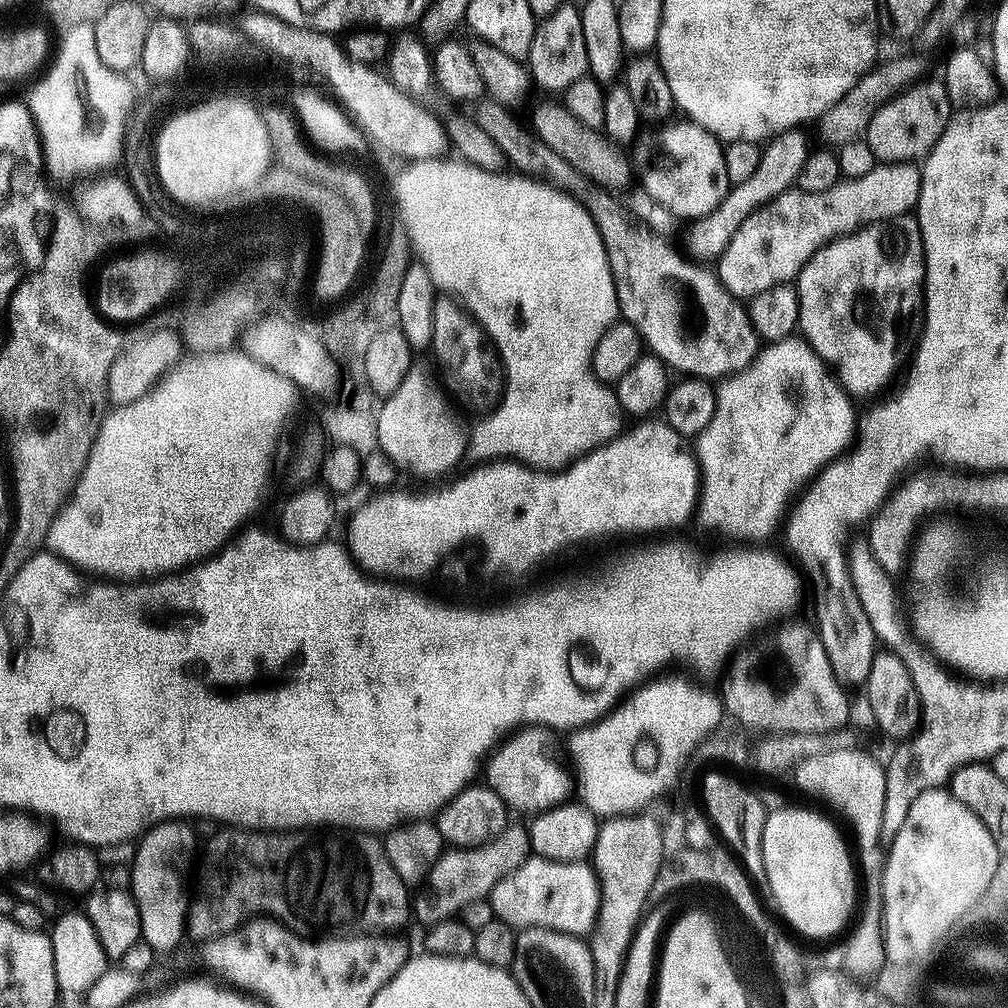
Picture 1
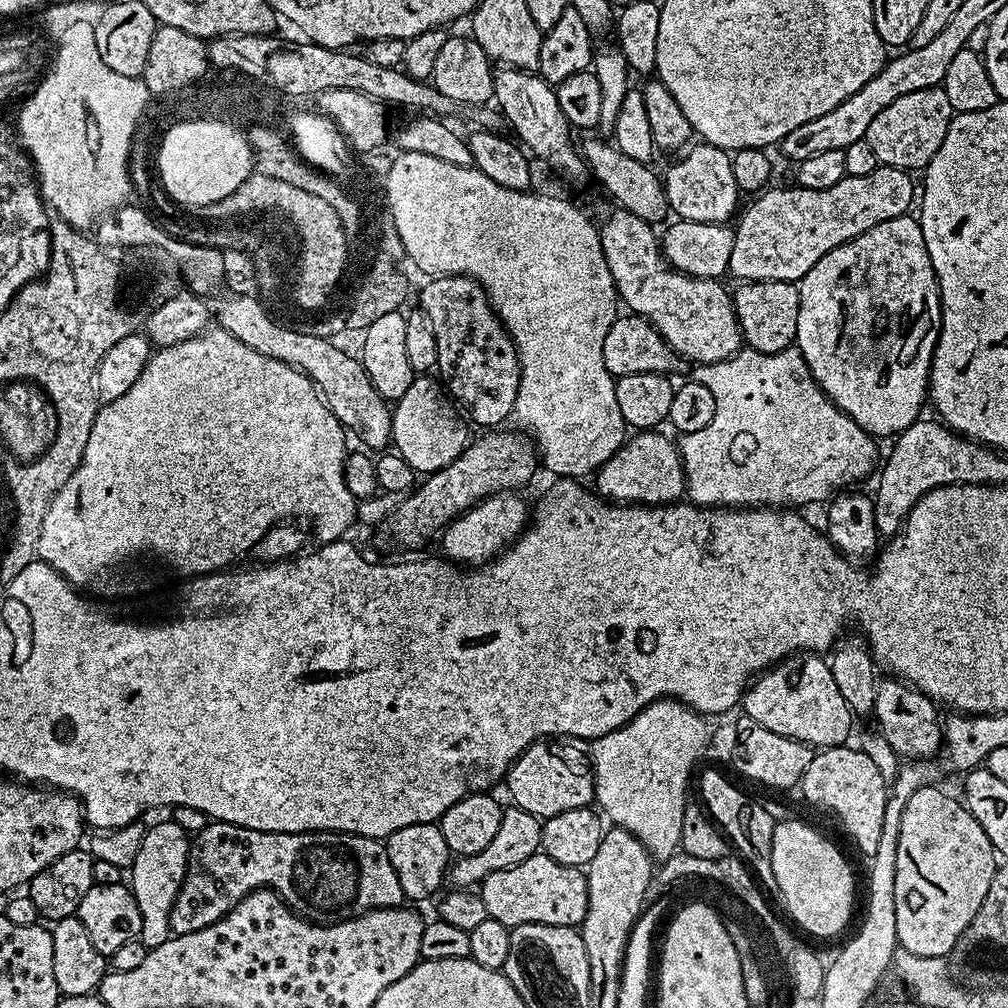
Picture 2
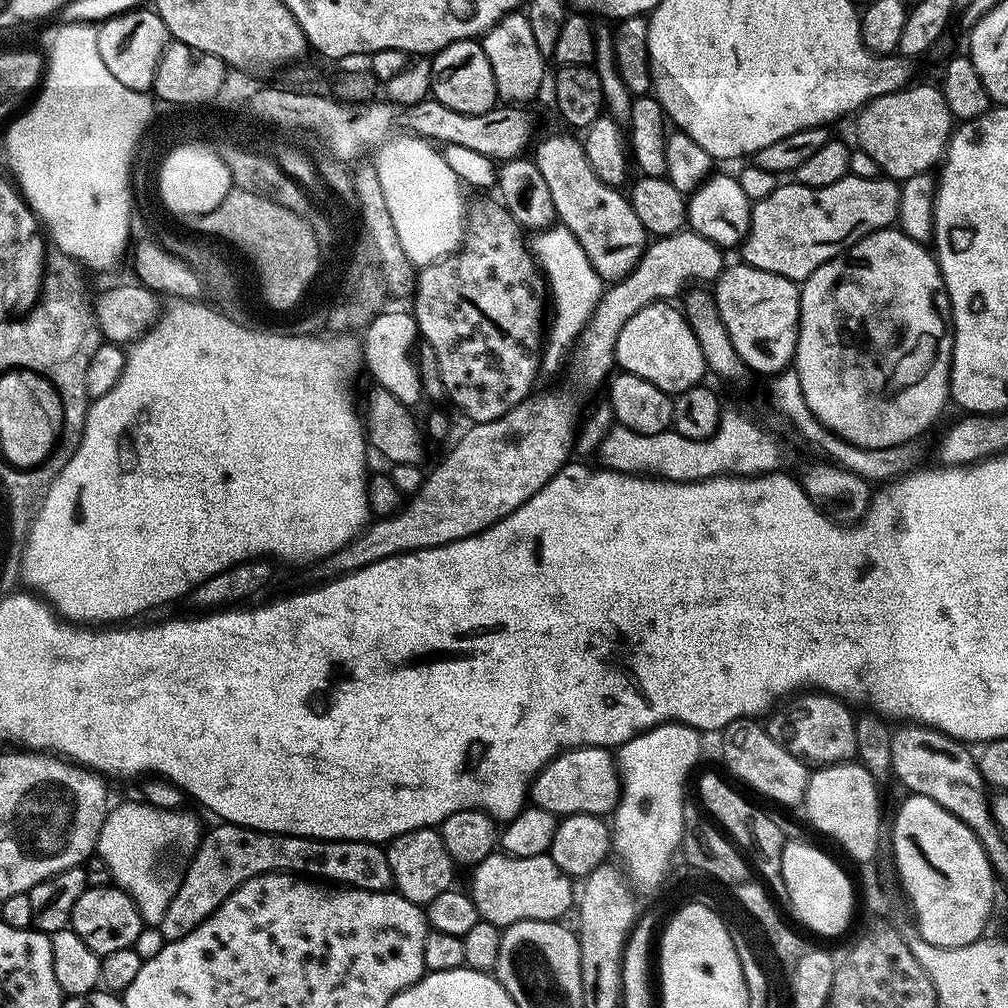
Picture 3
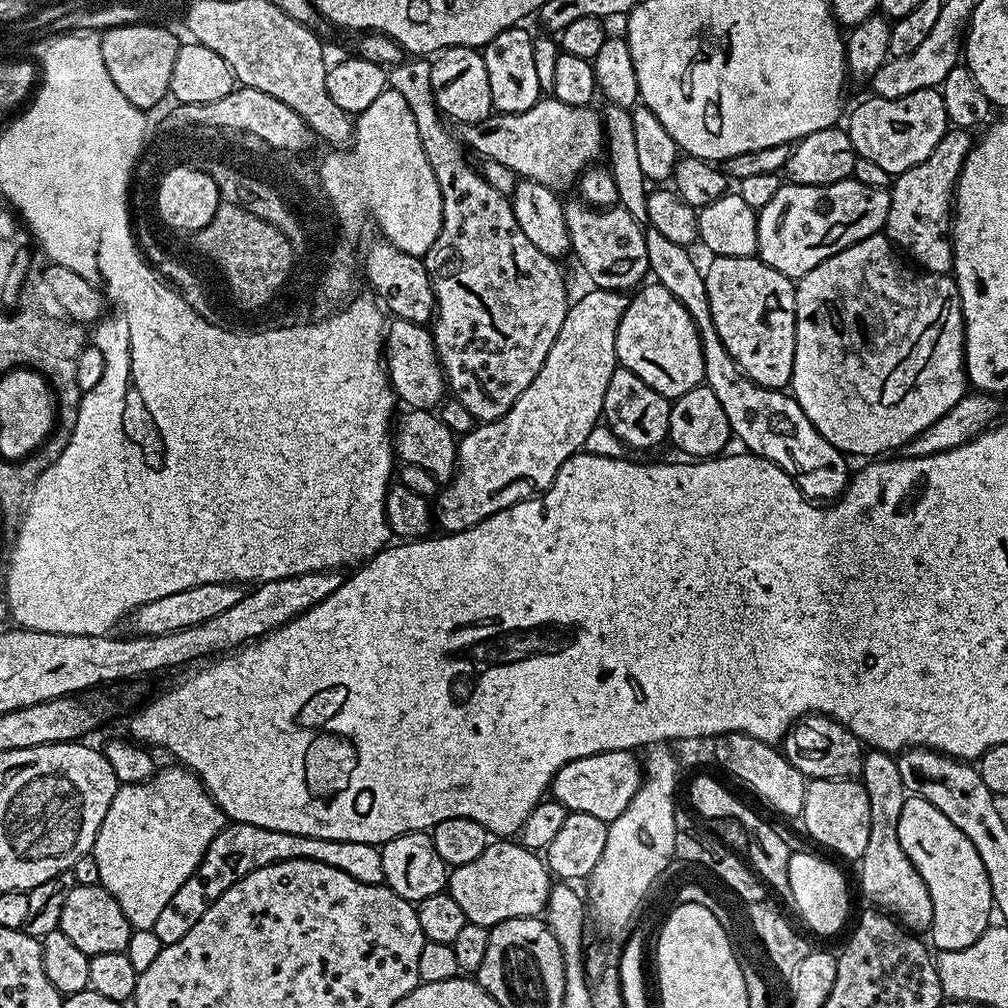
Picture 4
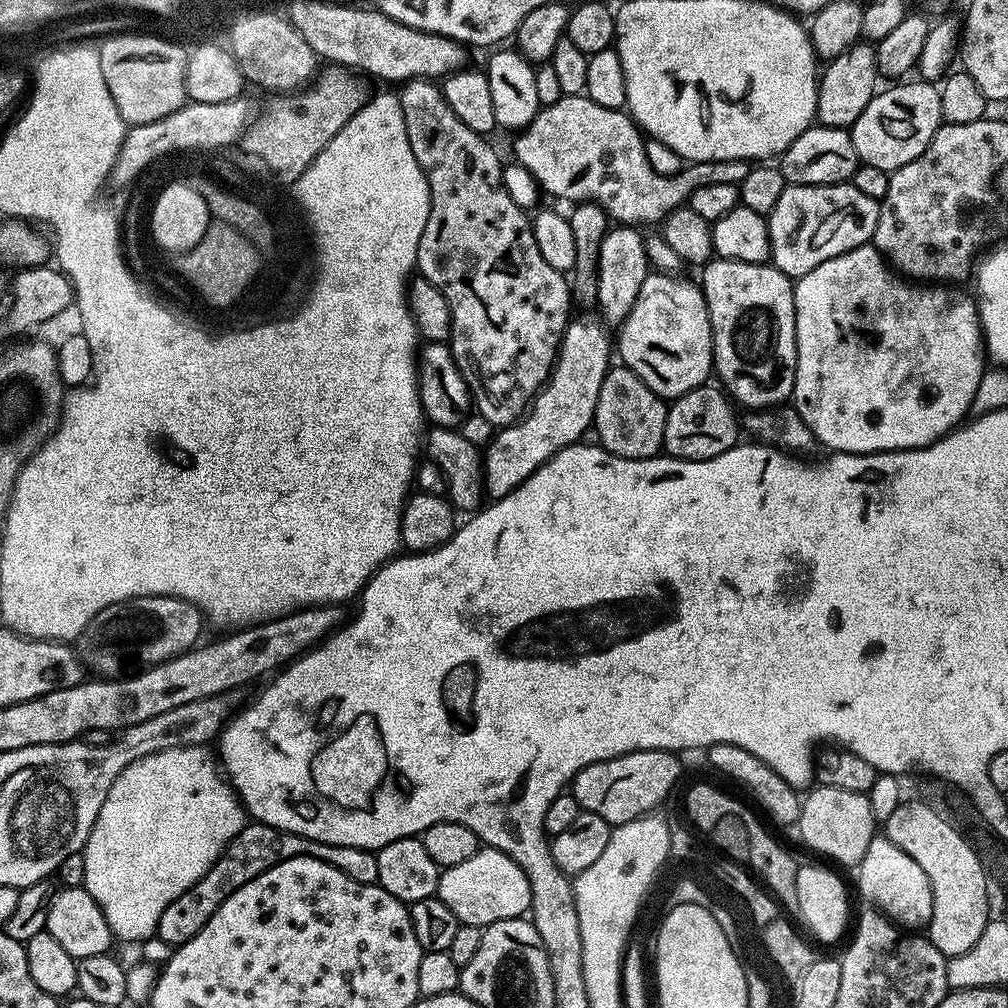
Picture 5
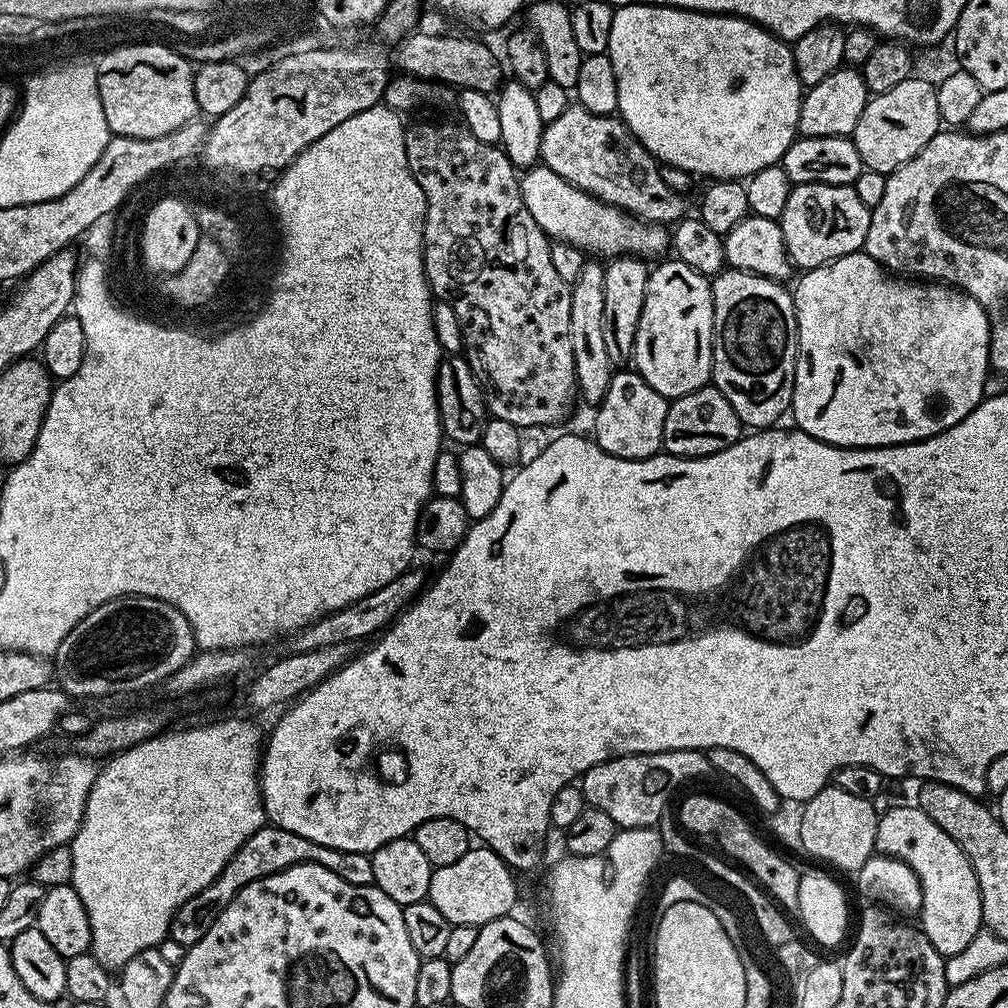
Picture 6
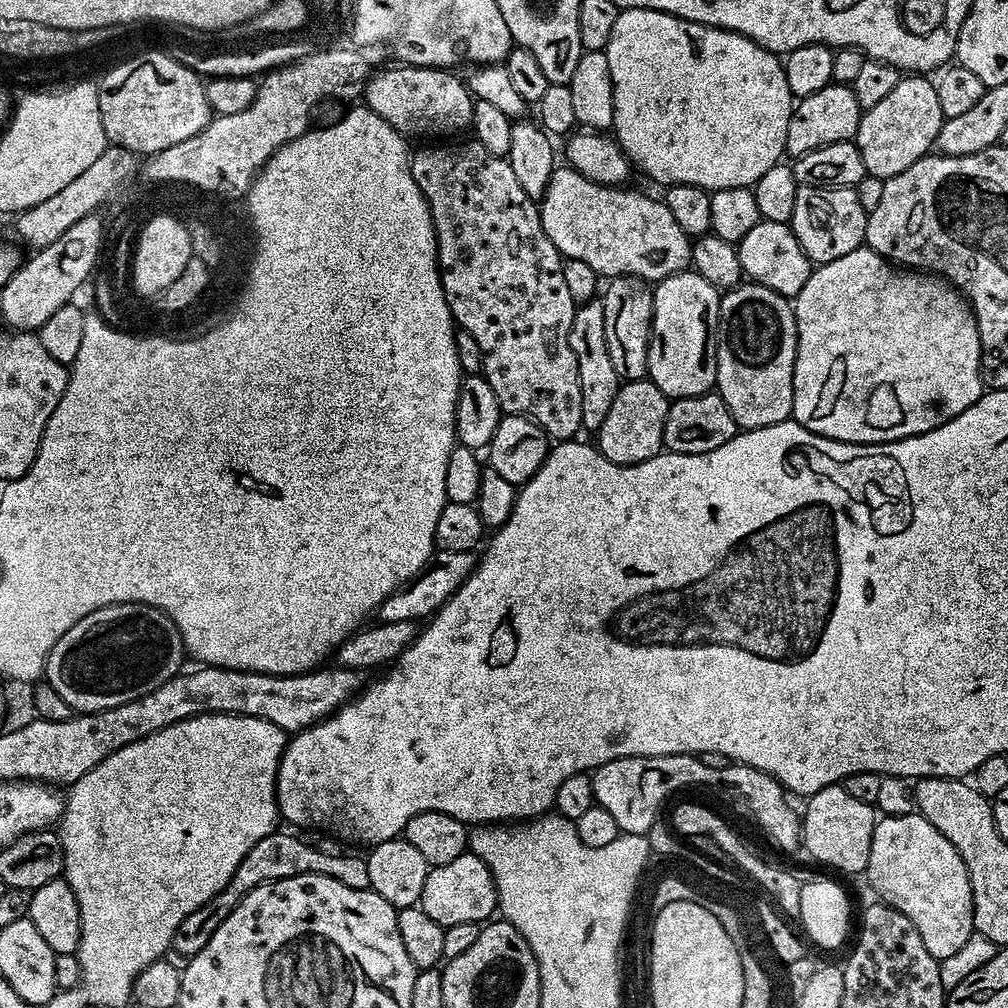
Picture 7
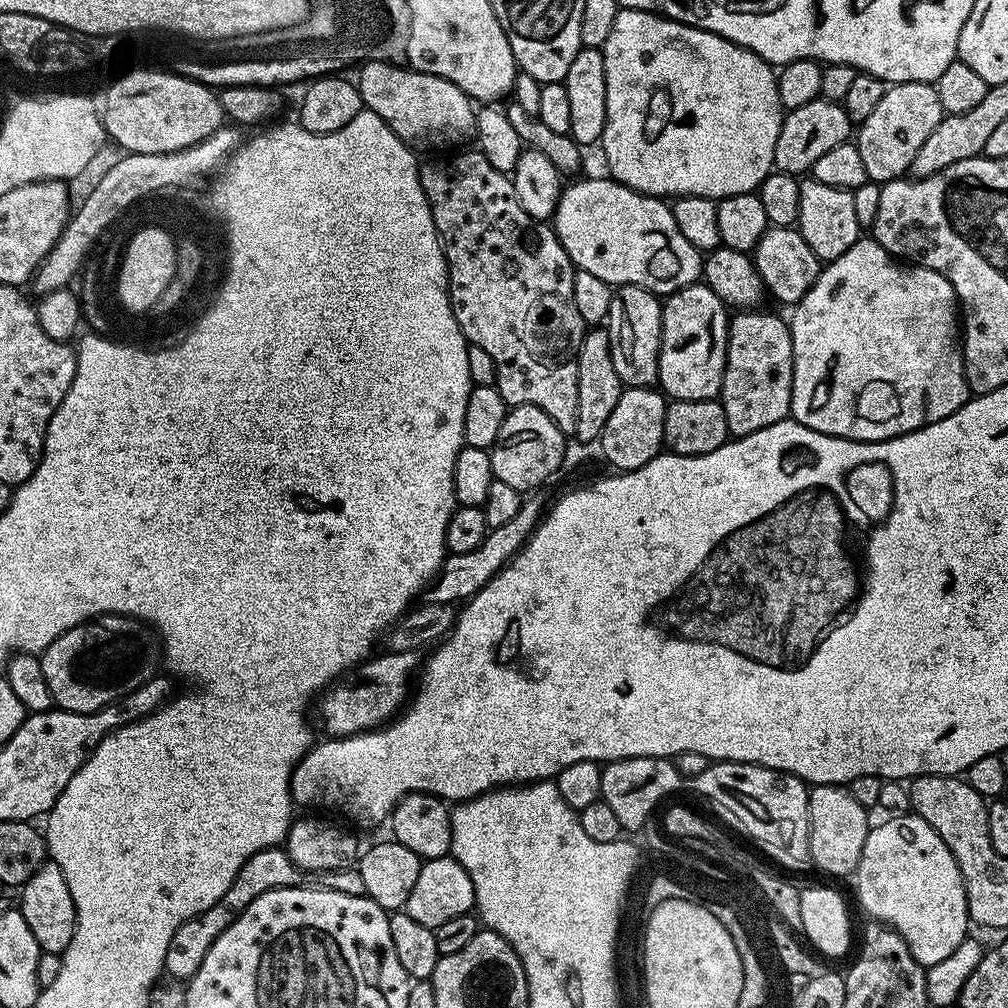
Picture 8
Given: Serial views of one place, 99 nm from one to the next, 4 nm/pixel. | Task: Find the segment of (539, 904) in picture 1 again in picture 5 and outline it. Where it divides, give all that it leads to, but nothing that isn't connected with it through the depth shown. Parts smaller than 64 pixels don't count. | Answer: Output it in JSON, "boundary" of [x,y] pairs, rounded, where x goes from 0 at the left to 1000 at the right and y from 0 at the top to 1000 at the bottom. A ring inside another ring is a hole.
{"boundary":[[[478,839],[470,847],[470,851],[462,851],[462,855],[454,855],[454,859],[439,862],[433,880],[433,888],[458,917],[474,919],[478,923],[495,913],[511,913],[519,910],[528,900],[526,891],[526,875],[510,855],[498,843]]]}

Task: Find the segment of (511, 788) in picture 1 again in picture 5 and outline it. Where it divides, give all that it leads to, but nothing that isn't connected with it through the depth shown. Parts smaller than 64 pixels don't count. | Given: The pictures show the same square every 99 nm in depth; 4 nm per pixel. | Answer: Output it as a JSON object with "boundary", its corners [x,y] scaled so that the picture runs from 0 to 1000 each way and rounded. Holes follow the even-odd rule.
{"boundary":[[[641,744],[640,746],[626,746],[613,752],[605,752],[597,756],[589,756],[581,760],[567,773],[565,789],[575,797],[578,805],[593,808],[593,812],[601,812],[601,815],[608,819],[632,813],[634,810],[641,810],[652,805],[651,802],[667,786],[667,781],[675,774],[675,753],[670,746],[658,744]]]}

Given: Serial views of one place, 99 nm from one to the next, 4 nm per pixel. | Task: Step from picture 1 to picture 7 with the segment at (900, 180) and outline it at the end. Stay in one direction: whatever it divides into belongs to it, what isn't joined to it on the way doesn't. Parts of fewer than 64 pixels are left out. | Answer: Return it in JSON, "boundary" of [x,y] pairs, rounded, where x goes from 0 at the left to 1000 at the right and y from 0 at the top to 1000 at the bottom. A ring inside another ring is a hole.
{"boundary":[[[795,183],[792,196],[788,196],[788,212],[784,219],[786,230],[807,263],[822,262],[835,252],[857,242],[861,211],[851,200],[848,187],[813,187]]]}

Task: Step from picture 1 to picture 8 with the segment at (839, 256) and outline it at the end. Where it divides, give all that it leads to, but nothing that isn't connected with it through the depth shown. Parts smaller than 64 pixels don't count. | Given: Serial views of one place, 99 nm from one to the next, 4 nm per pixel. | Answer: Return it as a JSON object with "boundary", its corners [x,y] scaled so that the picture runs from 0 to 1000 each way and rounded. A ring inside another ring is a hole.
{"boundary":[[[854,236],[849,239],[847,244],[843,244],[843,248],[839,248],[839,252],[835,252],[830,258],[822,258],[813,267],[813,274],[808,280],[808,284],[804,284],[802,291],[785,307],[784,324],[786,327],[786,363],[787,363],[787,381],[786,381],[786,402],[785,416],[790,417],[796,423],[800,423],[809,429],[814,429],[820,433],[833,433],[836,437],[855,437],[858,438],[868,438],[870,437],[882,437],[888,433],[898,433],[900,429],[906,429],[912,425],[923,423],[927,419],[931,419],[935,415],[938,415],[942,411],[946,411],[946,407],[950,407],[962,395],[960,380],[958,379],[958,371],[956,370],[956,347],[954,344],[954,317],[950,313],[950,299],[946,284],[942,284],[942,280],[938,280],[938,276],[935,276],[935,272],[931,272],[922,266],[915,266],[912,262],[894,261],[890,255],[883,253],[875,245],[868,236]]]}

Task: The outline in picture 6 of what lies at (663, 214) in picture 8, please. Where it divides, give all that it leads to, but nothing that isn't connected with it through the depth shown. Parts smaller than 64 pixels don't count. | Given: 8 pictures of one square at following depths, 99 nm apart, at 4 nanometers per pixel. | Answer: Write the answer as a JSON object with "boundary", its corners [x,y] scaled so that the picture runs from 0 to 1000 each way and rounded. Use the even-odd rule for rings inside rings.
{"boundary":[[[538,161],[523,168],[516,175],[516,191],[518,200],[522,200],[522,208],[526,208],[530,220],[534,220],[534,224],[544,235],[557,242],[567,242],[576,246],[580,252],[591,256],[655,256],[664,249],[665,230],[660,223],[633,218],[624,210],[618,210],[615,206],[573,188],[560,177],[554,177],[554,173],[550,173],[550,169],[546,169]]]}

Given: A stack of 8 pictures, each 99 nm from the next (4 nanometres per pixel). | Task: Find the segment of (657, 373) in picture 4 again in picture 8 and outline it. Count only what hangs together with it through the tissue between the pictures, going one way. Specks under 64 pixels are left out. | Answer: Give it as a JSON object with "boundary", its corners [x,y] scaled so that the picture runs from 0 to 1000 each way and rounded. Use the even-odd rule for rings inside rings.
{"boundary":[[[697,280],[667,291],[657,305],[654,384],[667,397],[711,396],[720,363],[723,307]]]}

